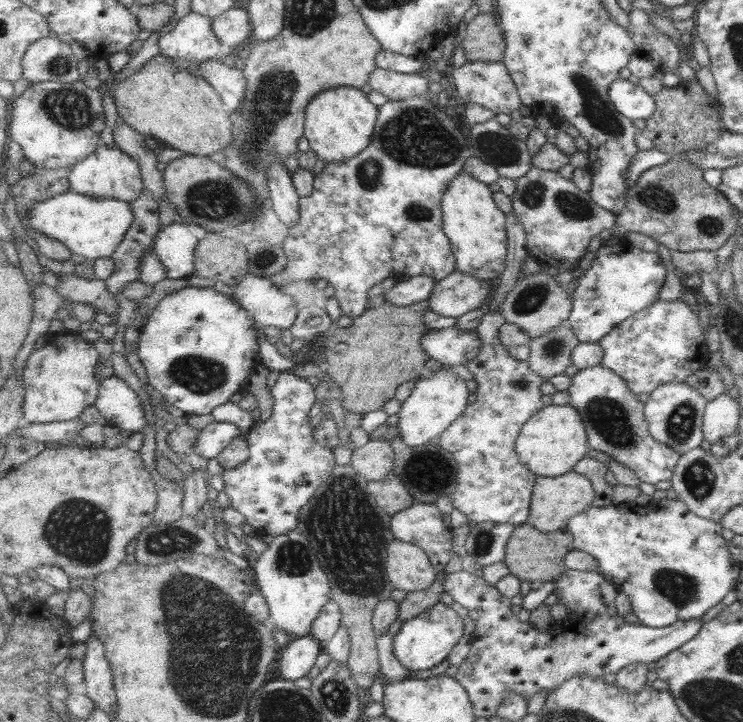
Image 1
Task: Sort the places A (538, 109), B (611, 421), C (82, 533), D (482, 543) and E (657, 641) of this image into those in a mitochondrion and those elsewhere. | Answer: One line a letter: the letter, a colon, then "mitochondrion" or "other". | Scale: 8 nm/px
A: other
B: mitochondrion
C: mitochondrion
D: mitochondrion
E: other

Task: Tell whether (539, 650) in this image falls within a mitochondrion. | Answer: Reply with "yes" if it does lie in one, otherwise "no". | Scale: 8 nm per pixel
no

